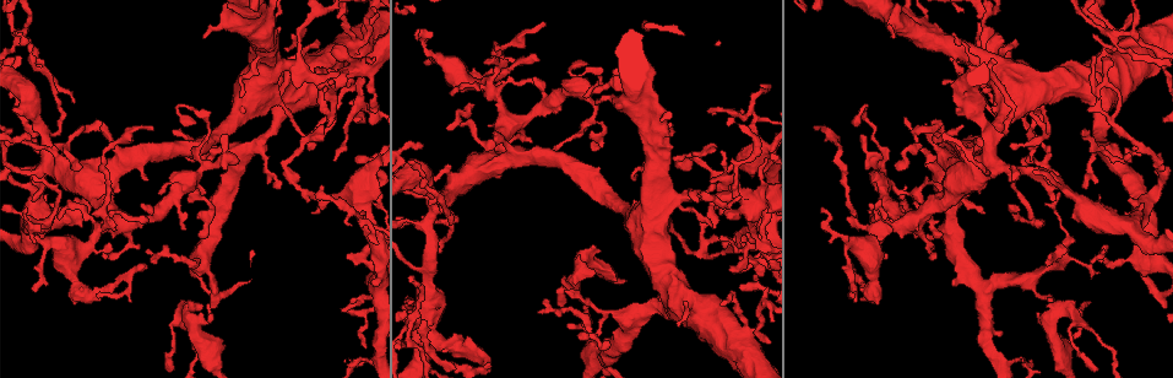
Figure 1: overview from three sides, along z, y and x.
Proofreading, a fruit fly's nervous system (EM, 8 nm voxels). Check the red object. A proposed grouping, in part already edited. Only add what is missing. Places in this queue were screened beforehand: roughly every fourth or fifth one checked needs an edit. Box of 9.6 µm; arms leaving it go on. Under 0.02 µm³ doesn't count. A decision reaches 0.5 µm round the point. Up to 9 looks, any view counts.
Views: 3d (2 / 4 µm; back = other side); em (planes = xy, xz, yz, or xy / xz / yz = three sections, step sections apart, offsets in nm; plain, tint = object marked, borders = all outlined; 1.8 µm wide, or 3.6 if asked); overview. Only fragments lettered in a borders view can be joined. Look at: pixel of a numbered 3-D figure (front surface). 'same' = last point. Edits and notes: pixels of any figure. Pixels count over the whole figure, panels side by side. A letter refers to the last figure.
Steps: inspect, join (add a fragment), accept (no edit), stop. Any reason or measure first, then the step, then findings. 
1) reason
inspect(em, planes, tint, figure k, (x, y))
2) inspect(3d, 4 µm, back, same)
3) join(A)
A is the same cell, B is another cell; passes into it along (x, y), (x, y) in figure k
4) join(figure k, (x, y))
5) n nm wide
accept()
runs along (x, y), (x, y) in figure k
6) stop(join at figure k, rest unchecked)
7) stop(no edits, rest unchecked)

calibre changes
inspect(em, planes, borders, figure 1, (31, 101))

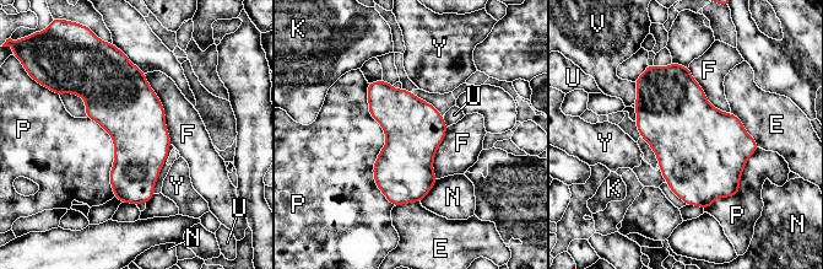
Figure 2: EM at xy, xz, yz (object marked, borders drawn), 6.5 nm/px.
accept()
E, F, K, N, P, U, V and Y are other cells; border along (368, 84), (373, 178), (395, 205) in figure 2; no lettered fragment goes on from it

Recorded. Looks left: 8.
free end
inspect(3d, 4 µm, figure 1, (151, 130))

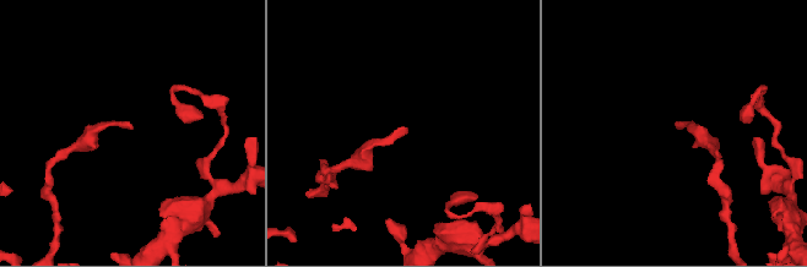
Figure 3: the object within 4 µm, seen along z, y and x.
inspect(em, planes, borders, figure 3, (405, 134))

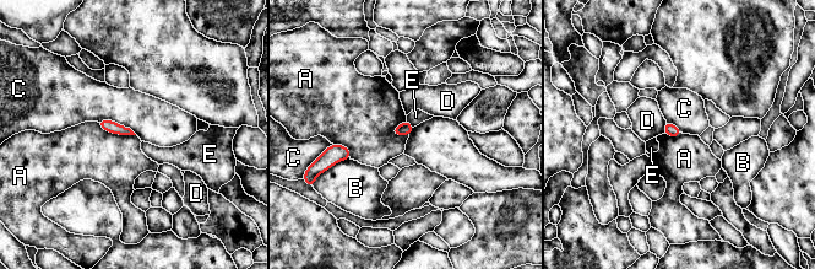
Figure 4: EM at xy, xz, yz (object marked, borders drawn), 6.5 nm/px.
80 nm wide
accept()
A, B, C, D and E are other cells; border along (96, 122), (107, 132), (135, 135) in figure 4; none of them fits

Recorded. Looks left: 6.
arms run side by side
inspect(em, planes, borders, figure 1, (578, 92))

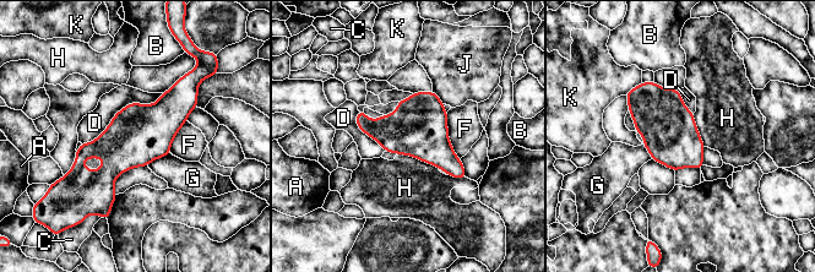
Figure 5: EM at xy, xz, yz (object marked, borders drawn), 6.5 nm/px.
D touches over 650 nm
accept()
A, B, C, D, F, G, H, J and K are other cells; no lettered fragment goes on from it

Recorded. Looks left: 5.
branch stops here
inspect(3d, 4 µm, figure 1, (854, 294))

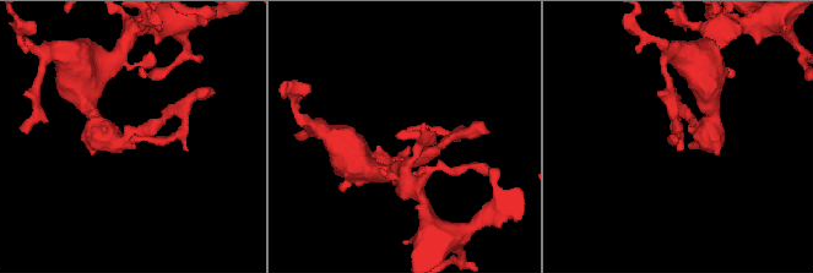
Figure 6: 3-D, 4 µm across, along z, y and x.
now the EM
inspect(em, xy, step 16, borders, figure 6, (130, 139))

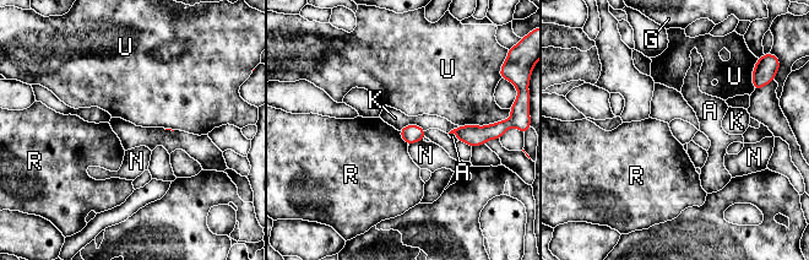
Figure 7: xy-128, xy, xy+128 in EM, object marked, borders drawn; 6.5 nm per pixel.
inspect(em, planes, borders, same)

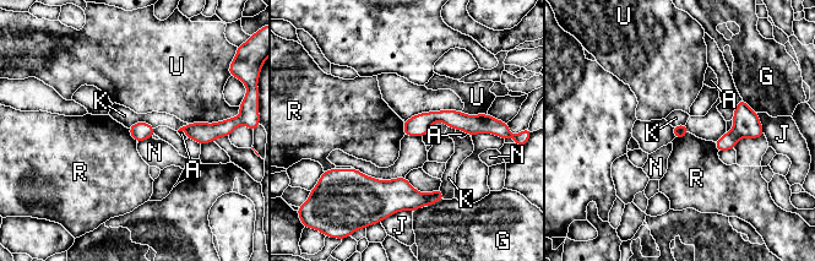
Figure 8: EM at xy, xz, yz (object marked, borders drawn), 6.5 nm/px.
90 nm wide
accept()
A, G, J, K, N, R and U are other cells; none of them fits

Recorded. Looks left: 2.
stop(no edits, rest unchecked)

